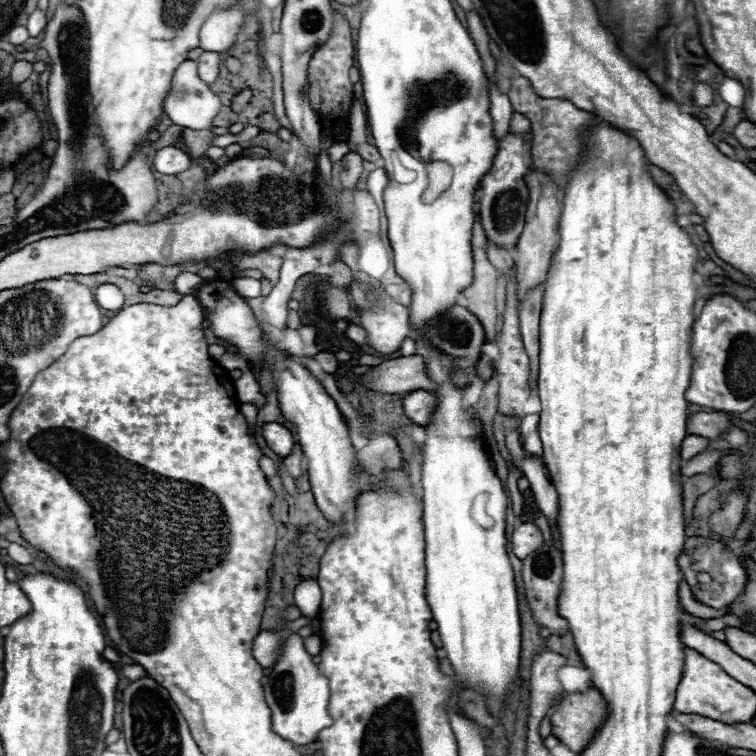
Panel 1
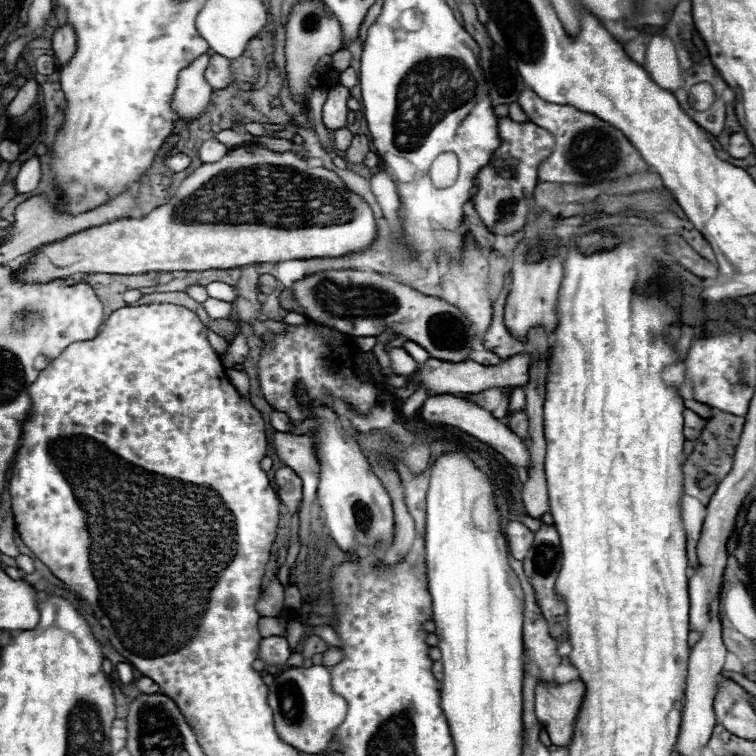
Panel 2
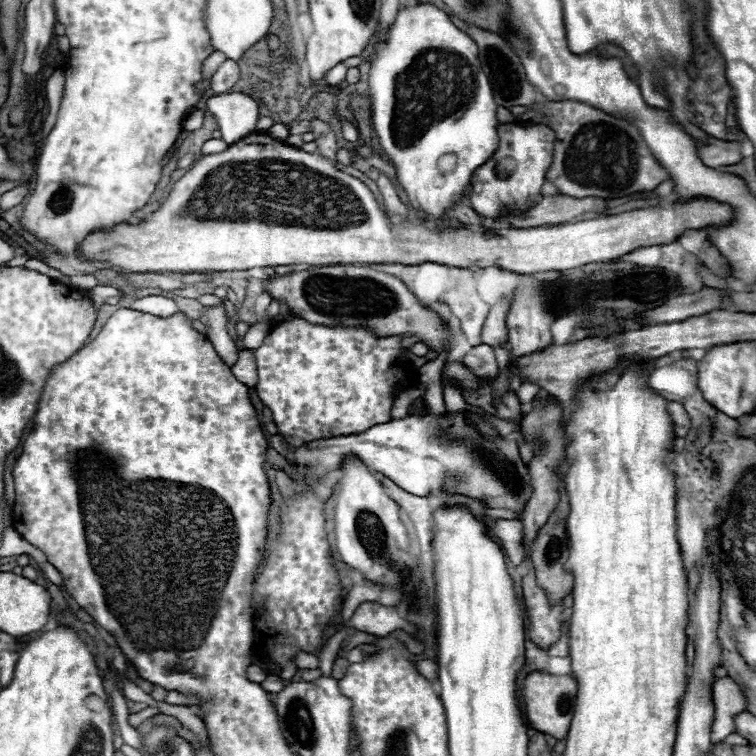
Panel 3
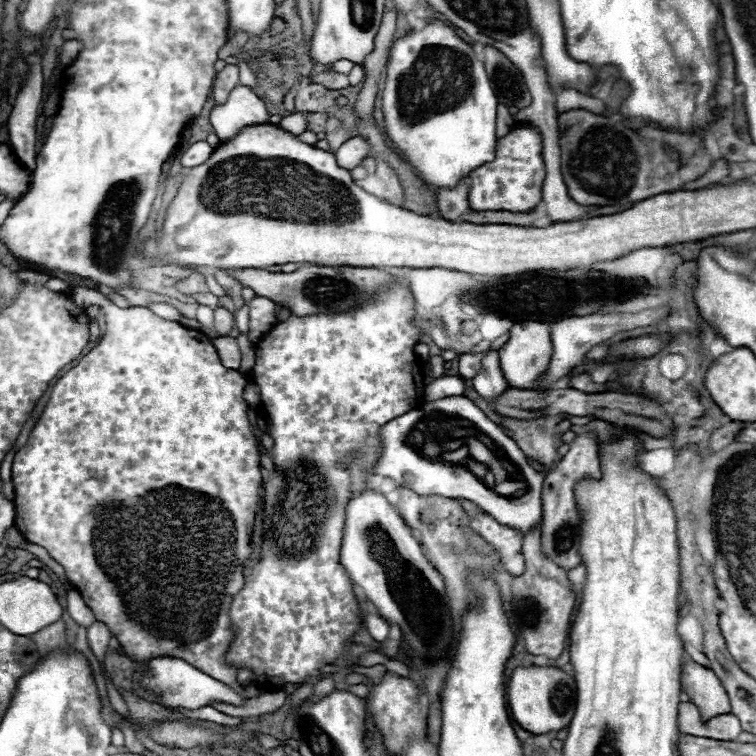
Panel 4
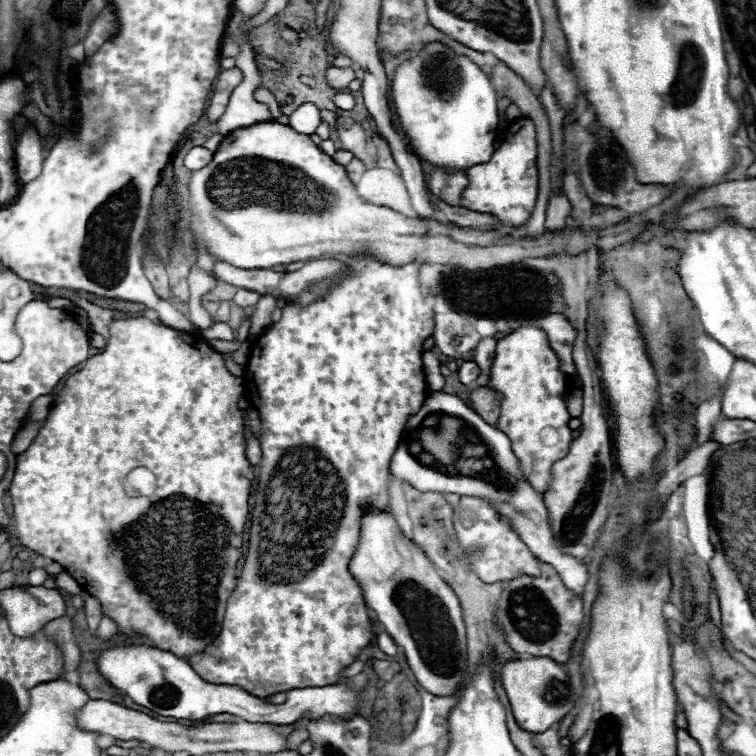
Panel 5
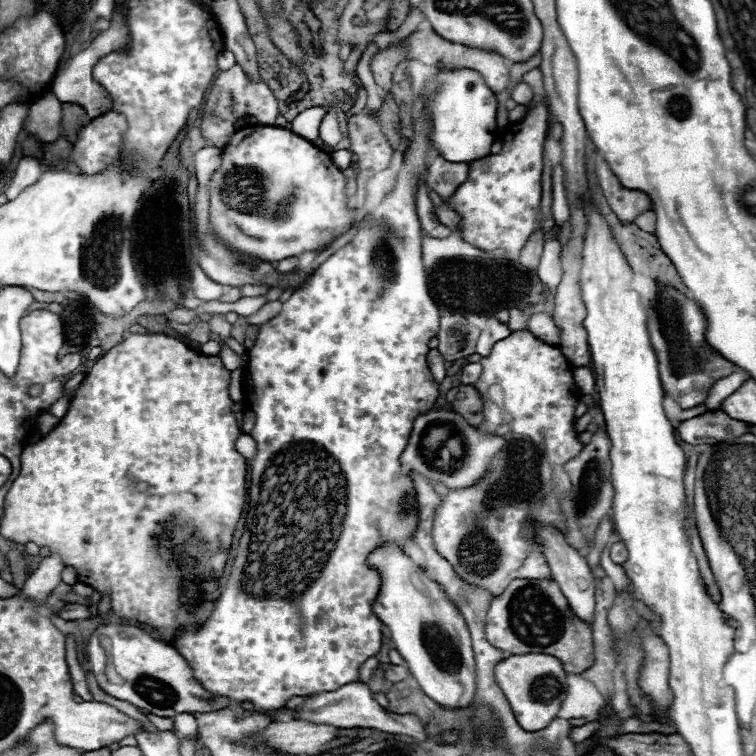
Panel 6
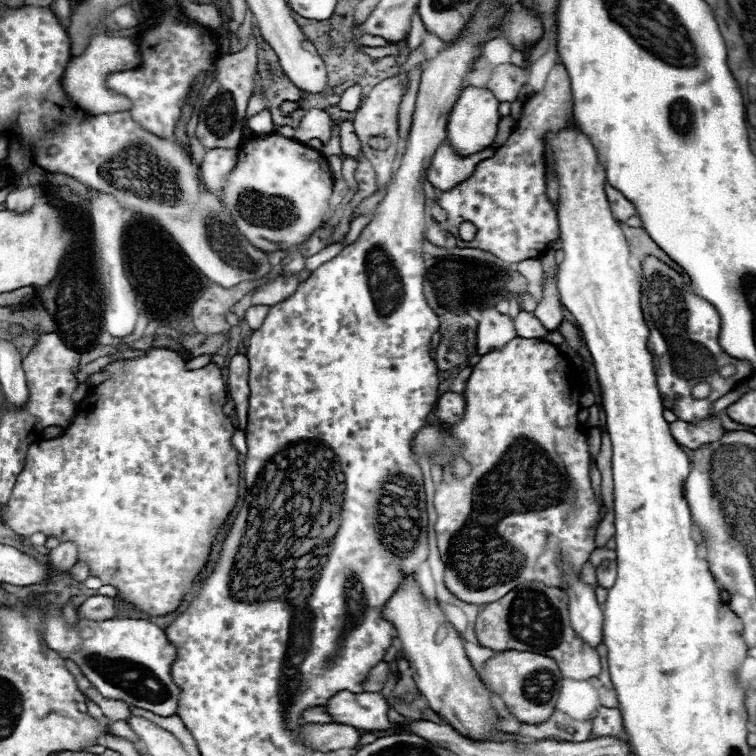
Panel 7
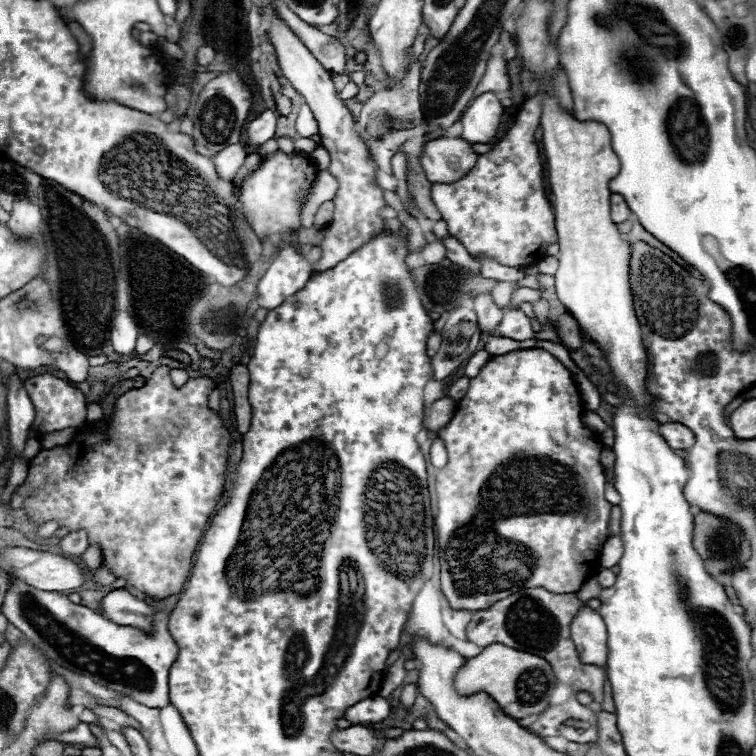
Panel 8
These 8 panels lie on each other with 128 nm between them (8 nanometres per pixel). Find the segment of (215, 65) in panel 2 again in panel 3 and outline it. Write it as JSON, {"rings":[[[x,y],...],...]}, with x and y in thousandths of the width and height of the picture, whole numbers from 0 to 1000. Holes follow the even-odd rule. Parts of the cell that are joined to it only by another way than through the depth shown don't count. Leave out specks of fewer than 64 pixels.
{"rings":[[[299,79],[291,85],[291,90],[280,98],[278,103],[278,116],[283,124],[296,124],[302,122],[312,108],[315,108],[315,85],[310,79]]]}

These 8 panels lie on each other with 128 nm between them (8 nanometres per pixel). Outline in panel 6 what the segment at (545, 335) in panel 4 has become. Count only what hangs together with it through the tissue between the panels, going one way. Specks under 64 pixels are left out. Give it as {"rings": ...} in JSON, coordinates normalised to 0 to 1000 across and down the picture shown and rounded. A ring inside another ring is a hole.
{"rings":[[[690,437],[690,439],[680,439],[675,442],[675,447],[667,447],[661,452],[653,455],[648,471],[638,474],[635,476],[638,481],[638,497],[632,500],[632,505],[627,508],[627,513],[635,519],[638,529],[640,529],[640,558],[632,563],[638,571],[646,571],[646,574],[656,574],[656,577],[664,577],[669,579],[669,590],[667,595],[659,601],[659,606],[651,608],[651,616],[648,616],[648,624],[630,640],[630,643],[622,643],[622,646],[611,646],[611,648],[595,648],[593,656],[585,659],[585,667],[579,669],[577,675],[577,685],[574,685],[574,720],[577,720],[577,728],[601,749],[603,759],[608,765],[614,765],[616,770],[624,770],[627,775],[635,775],[635,778],[643,778],[651,788],[659,788],[669,780],[669,775],[683,767],[683,765],[725,765],[728,762],[728,751],[720,741],[717,733],[712,733],[712,722],[706,720],[706,698],[704,698],[704,688],[717,688],[717,690],[725,690],[725,693],[733,693],[738,701],[746,704],[746,685],[741,680],[741,672],[738,672],[738,659],[733,656],[733,619],[743,619],[746,611],[751,611],[754,606],[759,606],[767,595],[770,595],[770,587],[765,585],[762,579],[762,571],[759,571],[759,540],[762,540],[762,526],[765,526],[765,513],[759,508],[759,500],[757,500],[757,484],[754,479],[749,476],[749,471],[743,468],[741,460],[735,458],[725,458],[720,455],[717,450],[706,447],[706,442],[701,442],[698,437]]]}

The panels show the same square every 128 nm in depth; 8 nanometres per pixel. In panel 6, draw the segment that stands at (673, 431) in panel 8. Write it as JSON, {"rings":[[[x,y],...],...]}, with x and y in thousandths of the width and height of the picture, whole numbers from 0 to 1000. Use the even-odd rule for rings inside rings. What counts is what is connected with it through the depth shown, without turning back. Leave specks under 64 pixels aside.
{"rings":[[[955,542],[950,545],[937,545],[913,556],[899,558],[897,563],[899,577],[905,585],[915,590],[929,590],[929,587],[950,587],[958,582],[971,582],[981,574],[995,571],[992,561],[979,558],[958,548]]]}

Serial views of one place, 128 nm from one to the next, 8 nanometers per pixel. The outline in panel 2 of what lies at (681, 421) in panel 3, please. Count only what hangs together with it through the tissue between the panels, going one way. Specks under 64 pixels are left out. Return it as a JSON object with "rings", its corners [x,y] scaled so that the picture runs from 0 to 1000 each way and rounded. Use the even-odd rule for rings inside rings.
{"rings":[[[907,540],[905,542],[905,577],[907,577],[907,582],[921,582],[923,574],[929,574],[929,563],[934,563],[934,556]]]}

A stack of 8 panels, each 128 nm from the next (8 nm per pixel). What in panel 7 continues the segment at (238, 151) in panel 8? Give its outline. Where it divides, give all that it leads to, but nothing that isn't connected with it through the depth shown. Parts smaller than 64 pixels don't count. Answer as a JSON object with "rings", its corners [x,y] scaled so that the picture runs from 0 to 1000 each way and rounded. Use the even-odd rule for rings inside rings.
{"rings":[[[294,196],[272,198],[270,212],[265,217],[265,230],[267,230],[267,241],[272,243],[272,251],[278,254],[294,251],[299,230],[312,217],[312,204],[315,204],[312,198],[294,198]]]}

